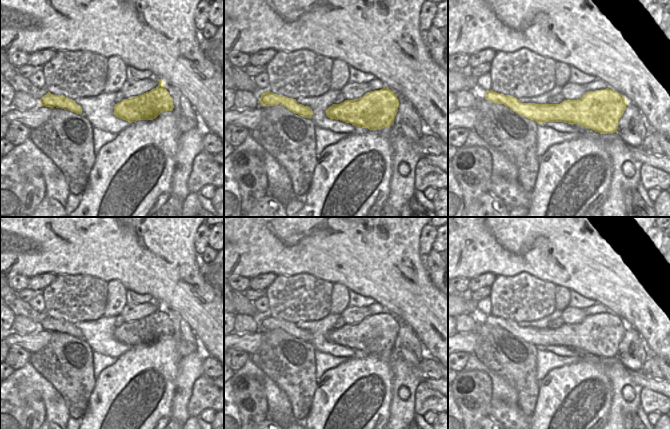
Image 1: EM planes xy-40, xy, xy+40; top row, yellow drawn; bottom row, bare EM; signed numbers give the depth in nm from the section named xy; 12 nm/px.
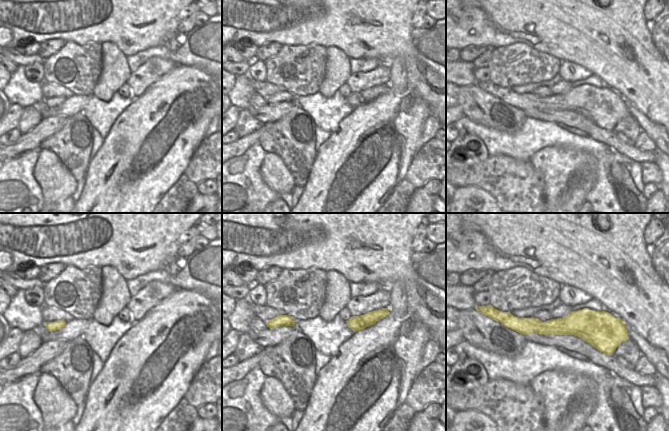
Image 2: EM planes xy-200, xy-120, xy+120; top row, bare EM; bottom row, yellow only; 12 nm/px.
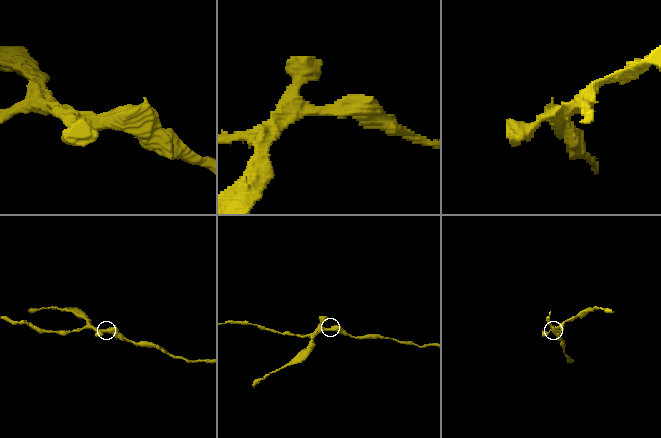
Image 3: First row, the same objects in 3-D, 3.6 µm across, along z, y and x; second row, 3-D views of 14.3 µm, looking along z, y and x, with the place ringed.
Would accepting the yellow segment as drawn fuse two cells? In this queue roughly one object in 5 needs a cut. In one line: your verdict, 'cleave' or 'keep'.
keep

